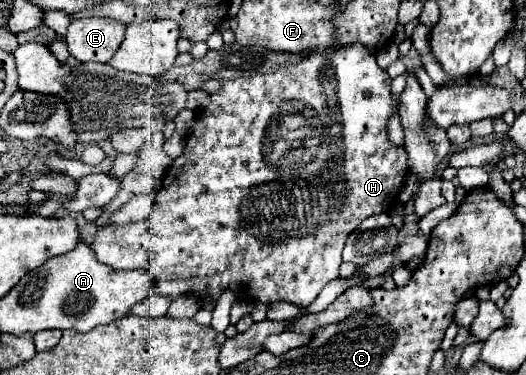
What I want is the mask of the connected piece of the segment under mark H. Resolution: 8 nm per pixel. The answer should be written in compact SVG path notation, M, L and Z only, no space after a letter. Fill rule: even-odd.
M353 45L353 47L341 47L341 51L317 51L317 55L307 55L303 61L295 65L281 65L273 73L261 73L253 77L239 77L239 79L223 79L217 93L209 95L211 103L201 109L195 117L195 127L191 135L187 137L185 151L179 155L161 187L161 191L155 195L153 211L147 219L127 225L107 225L95 233L95 239L91 243L91 249L95 257L113 267L113 269L145 269L149 271L157 281L157 293L161 295L185 295L195 293L199 297L219 297L223 289L239 291L239 289L255 289L255 299L263 303L275 303L275 301L289 301L301 307L309 307L309 303L321 293L321 289L339 277L339 265L341 265L341 251L345 245L345 239L351 231L355 231L363 219L377 215L377 213L389 213L391 207L397 205L399 187L407 177L407 151L405 147L397 147L389 141L387 135L387 123L393 117L397 109L397 97L391 93L391 77L387 71L383 71L375 55L369 55L365 47ZM333 147L341 149L341 159L335 159Z

